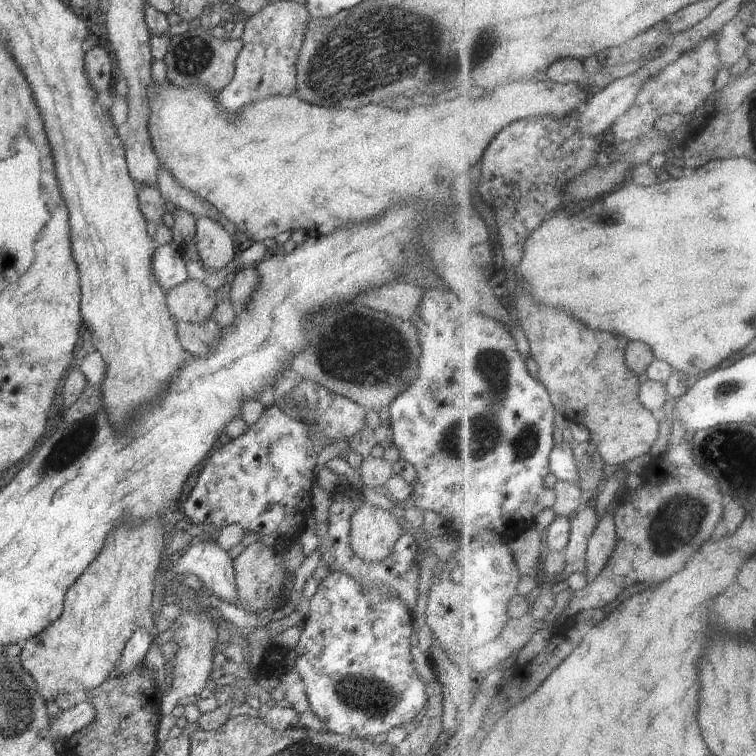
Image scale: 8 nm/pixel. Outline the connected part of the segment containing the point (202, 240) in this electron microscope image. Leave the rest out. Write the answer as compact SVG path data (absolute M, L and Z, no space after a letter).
M194 216L196 234L195 249L202 266L209 273L225 269L236 259L240 246L239 237L233 237L220 223L206 217Z

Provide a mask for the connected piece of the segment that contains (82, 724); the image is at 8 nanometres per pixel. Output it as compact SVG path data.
M88 702L77 704L70 710L60 709L58 716L52 720L51 730L54 737L71 737L86 728L95 719L95 708Z

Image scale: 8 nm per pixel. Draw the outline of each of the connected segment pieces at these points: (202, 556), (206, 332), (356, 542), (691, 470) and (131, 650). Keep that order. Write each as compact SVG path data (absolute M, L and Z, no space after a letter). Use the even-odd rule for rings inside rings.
M208 532L207 535L195 540L189 550L173 563L168 563L170 575L176 577L184 577L194 574L202 580L203 588L208 588L210 594L214 594L216 598L229 602L232 606L239 606L240 599L235 585L235 574L233 569L233 560L228 557L228 552L220 548L219 543L215 541L213 533Z
M176 318L176 334L182 348L190 355L203 355L219 331L217 322L204 319L198 322L180 321Z
M364 502L355 508L351 516L350 544L352 550L367 563L377 563L388 558L395 548L396 541L405 528L398 523L395 513Z
M686 436L679 445L670 446L665 452L664 460L666 460L666 464L671 464L671 466L662 466L662 470L666 471L666 480L660 484L648 482L646 486L632 492L634 497L631 500L628 498L626 504L622 504L615 510L619 543L613 558L610 559L598 580L589 582L585 588L574 592L575 598L571 599L569 606L556 618L556 623L562 623L577 612L588 610L588 608L602 611L604 606L615 601L618 593L631 591L633 584L644 582L652 586L652 584L666 582L678 570L682 572L686 568L688 560L692 558L692 554L698 552L718 532L716 528L724 518L724 506L727 498L718 479L699 463L692 439L692 436Z
M140 627L134 631L130 640L125 644L122 656L111 674L116 677L123 677L130 674L135 668L140 667L143 663L144 656L147 656L148 648L154 637L147 629Z

